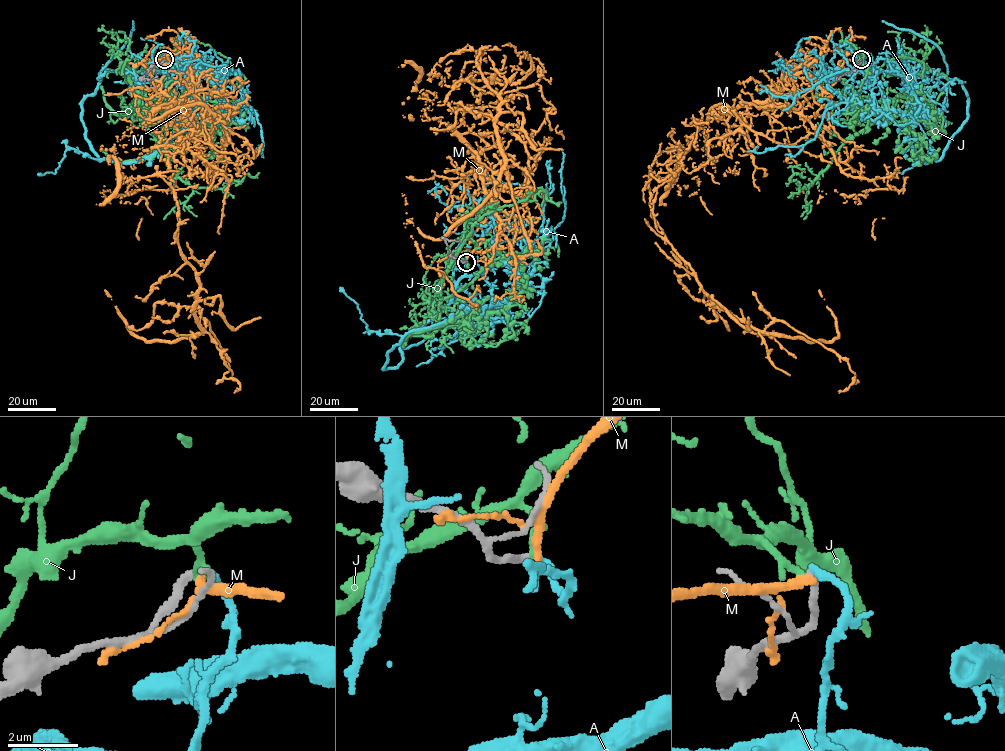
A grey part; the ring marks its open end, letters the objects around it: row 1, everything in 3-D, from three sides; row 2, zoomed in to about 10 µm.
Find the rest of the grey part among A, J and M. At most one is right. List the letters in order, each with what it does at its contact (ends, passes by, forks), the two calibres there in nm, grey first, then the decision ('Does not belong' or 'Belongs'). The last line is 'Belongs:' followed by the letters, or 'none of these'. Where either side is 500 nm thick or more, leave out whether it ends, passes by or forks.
A: It ends there. Thickness 200 nm (grey) against 220 nm. Does not belong
J: It ends there. Thickness 240 nm (grey) against 180 nm. Does not belong
M: It passes by. Thickness 200 nm (grey) against 170 nm. Does not belong
Belongs: none of these

